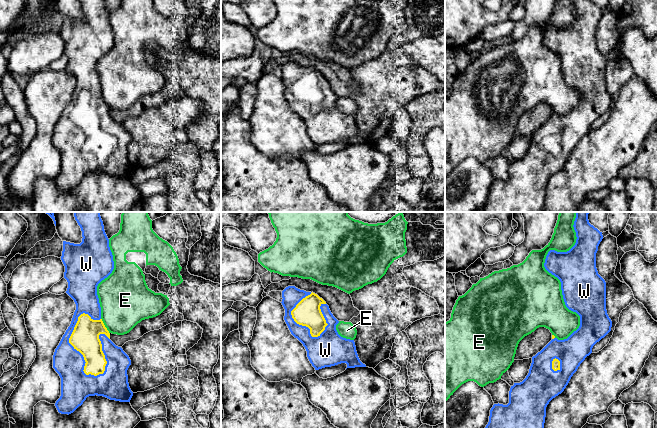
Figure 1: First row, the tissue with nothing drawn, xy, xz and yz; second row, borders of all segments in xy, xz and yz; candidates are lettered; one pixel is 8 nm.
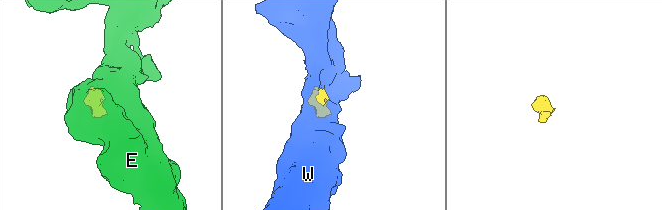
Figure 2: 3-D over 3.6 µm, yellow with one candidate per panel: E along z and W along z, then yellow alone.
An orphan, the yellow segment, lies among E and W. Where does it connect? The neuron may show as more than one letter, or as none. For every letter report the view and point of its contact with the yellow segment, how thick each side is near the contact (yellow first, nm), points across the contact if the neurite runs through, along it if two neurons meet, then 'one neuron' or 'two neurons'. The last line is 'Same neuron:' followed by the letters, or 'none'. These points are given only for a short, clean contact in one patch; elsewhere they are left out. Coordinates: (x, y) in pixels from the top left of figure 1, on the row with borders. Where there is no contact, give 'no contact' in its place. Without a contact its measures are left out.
E: meets yellow in xy at (104, 326); 220 nm thick on the yellow side, 400 nm on the other; border along xy (101, 318), (109, 333); two neurons
W: meets yellow in xy at (75, 348); 220 nm thick on the yellow side, 240 nm on the other; one neuron
Same neuron: W

